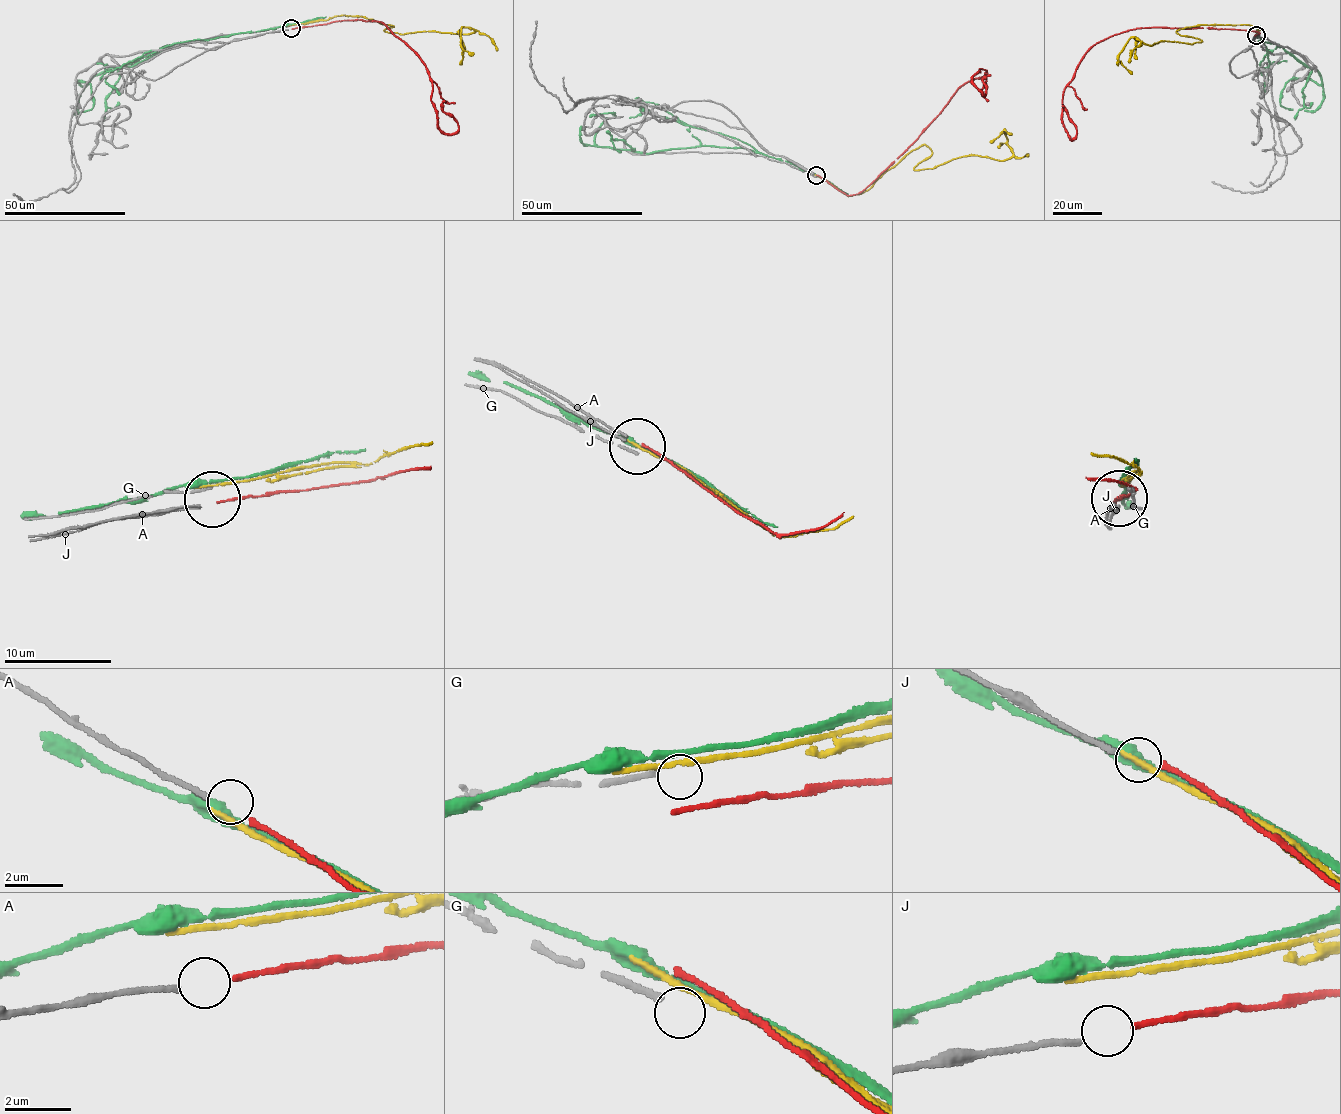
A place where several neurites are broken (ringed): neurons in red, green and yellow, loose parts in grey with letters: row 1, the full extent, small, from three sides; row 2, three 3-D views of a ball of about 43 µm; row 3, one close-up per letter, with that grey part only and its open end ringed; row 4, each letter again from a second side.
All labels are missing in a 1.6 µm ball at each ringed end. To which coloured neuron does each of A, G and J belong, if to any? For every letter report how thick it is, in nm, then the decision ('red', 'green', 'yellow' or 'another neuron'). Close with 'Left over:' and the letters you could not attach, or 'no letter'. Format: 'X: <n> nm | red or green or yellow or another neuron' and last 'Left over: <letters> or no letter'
A: 170 nm | red
G: 180 nm | another neuron
J: 170 nm | another neuron
Left over: G, J

